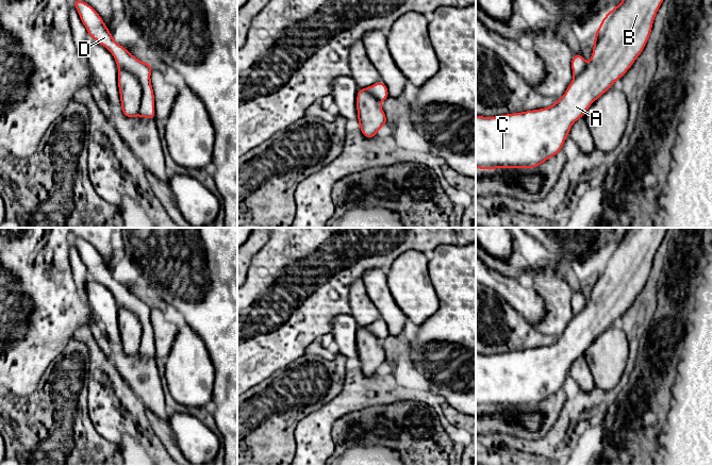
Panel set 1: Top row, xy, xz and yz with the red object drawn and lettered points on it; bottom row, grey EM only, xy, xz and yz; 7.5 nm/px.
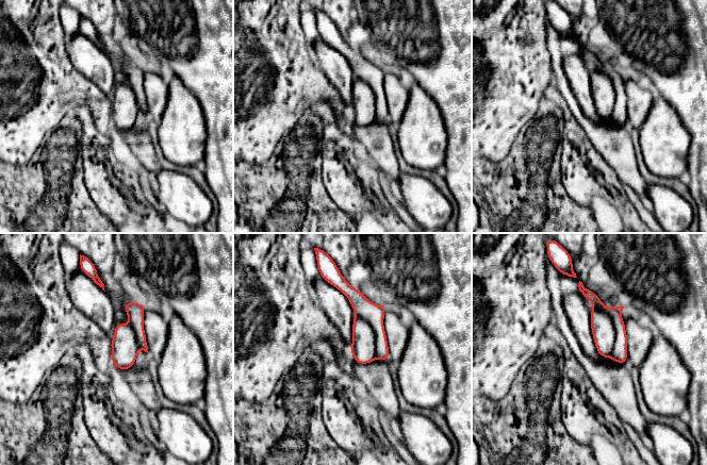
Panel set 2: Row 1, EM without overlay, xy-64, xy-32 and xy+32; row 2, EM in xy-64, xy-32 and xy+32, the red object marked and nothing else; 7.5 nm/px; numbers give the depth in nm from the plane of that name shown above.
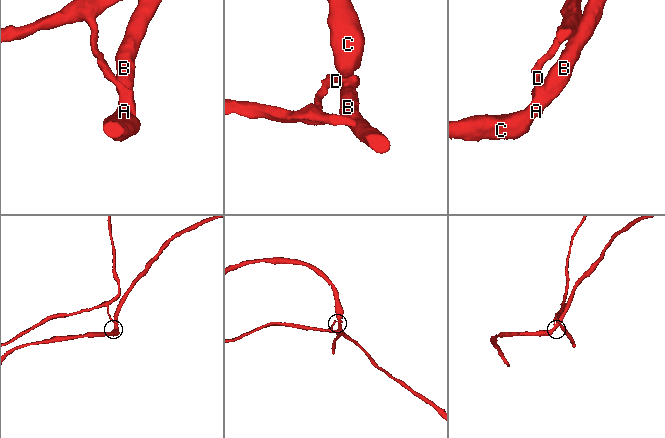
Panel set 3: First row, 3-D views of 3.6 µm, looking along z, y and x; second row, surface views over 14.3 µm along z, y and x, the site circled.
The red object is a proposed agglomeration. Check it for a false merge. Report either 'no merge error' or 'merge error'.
merge error

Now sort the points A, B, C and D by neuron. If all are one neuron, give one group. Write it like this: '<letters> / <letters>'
A B C / D

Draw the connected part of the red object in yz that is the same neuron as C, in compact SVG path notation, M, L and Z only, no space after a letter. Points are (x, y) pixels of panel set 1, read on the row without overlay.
M628 228L622 240L603 255L595 270L591 301L572 318L565 332L551 345L494 355L476 353L476 405L481 409L498 406L532 407L558 393L562 388L564 379L569 373L574 361L584 355L591 343L609 329L616 318L622 317L645 287L651 272L653 259L667 230L668 228Z

